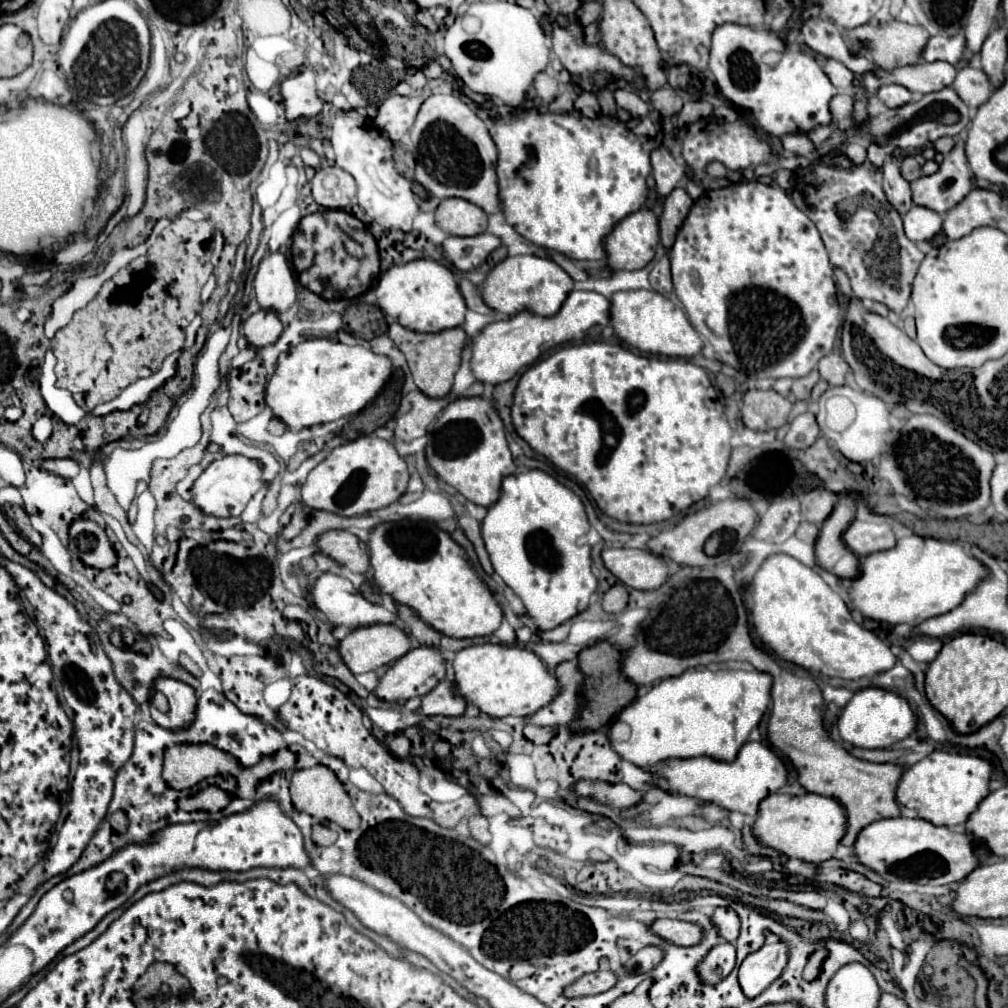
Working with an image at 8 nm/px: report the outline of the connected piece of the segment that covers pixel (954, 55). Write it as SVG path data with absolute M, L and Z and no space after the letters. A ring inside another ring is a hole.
M961 34L957 36L933 36L927 42L927 48L923 52L923 60L935 62L935 60L945 60L951 64L957 64L963 54L965 54L965 38Z

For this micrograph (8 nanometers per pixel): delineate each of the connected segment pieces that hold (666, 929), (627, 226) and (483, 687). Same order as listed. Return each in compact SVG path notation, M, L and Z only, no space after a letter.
M659 918L651 922L651 930L677 946L695 946L699 944L699 938L703 938L703 928L699 924L671 918Z
M641 208L623 218L605 238L611 270L645 268L659 244L659 222L651 208Z
M479 644L463 648L457 652L453 668L459 694L495 718L529 716L547 706L559 692L559 682L555 674L543 666L543 660L517 644Z

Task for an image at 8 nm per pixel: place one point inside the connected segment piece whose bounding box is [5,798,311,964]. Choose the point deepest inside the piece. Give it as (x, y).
(263, 836)

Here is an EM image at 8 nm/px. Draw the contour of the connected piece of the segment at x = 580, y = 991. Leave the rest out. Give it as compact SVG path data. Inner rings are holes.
M597 970L595 974L585 974L575 984L571 984L565 990L565 996L589 996L589 994L601 994L609 988L613 988L617 982L617 976L611 974L611 970Z

